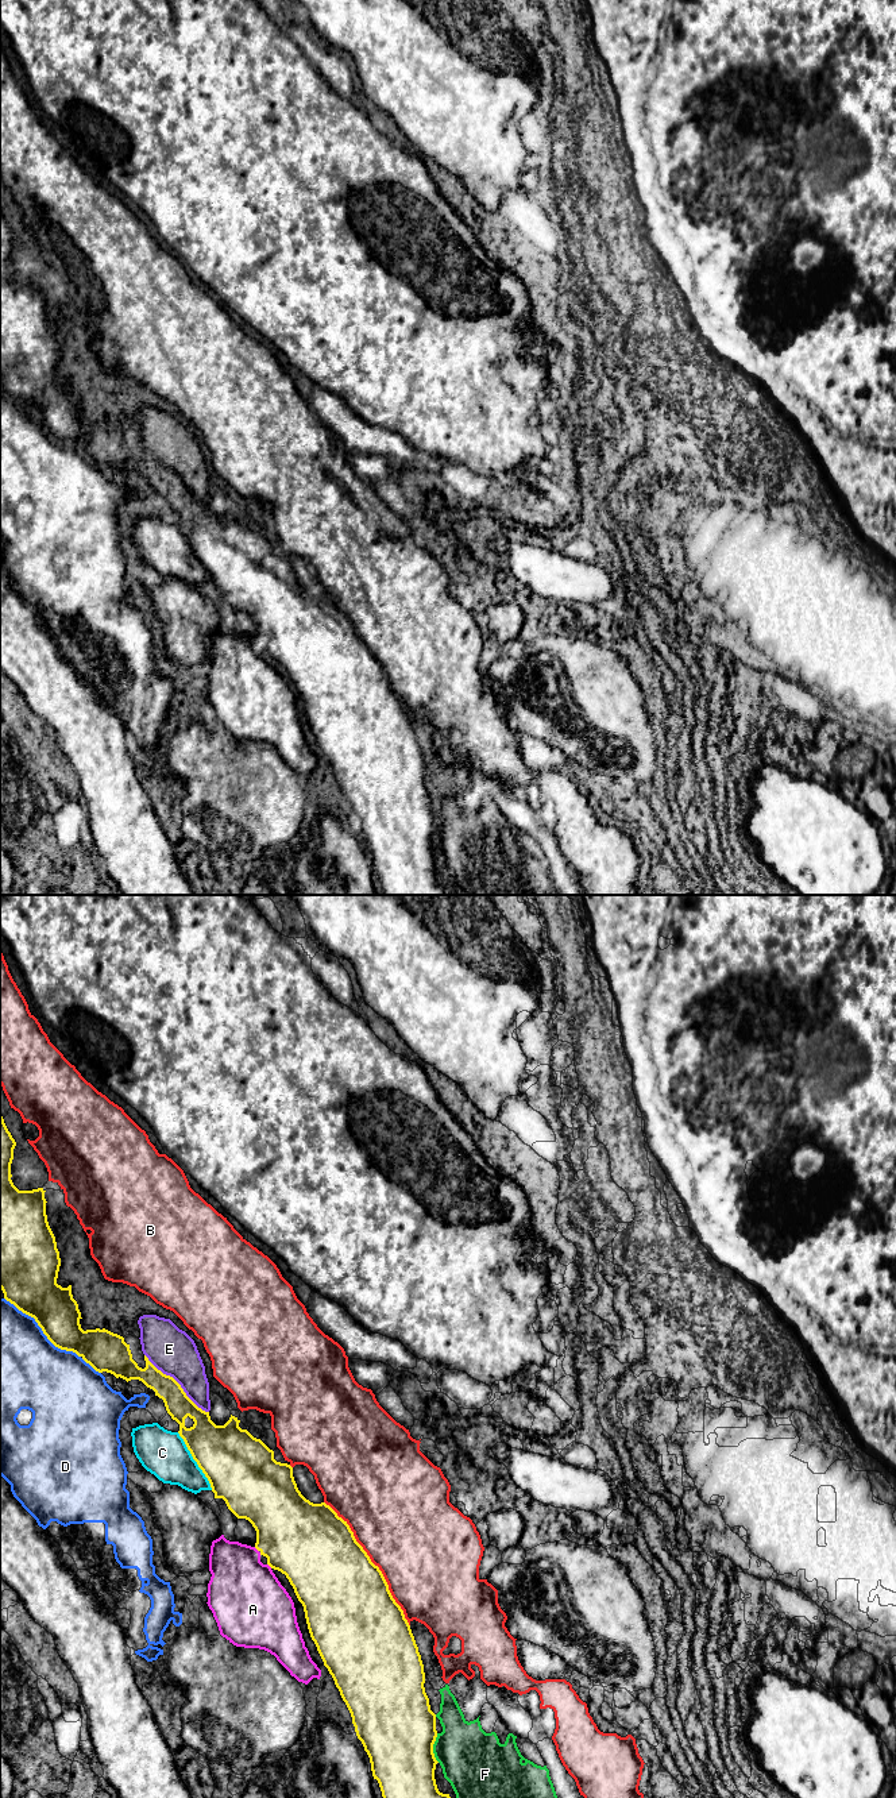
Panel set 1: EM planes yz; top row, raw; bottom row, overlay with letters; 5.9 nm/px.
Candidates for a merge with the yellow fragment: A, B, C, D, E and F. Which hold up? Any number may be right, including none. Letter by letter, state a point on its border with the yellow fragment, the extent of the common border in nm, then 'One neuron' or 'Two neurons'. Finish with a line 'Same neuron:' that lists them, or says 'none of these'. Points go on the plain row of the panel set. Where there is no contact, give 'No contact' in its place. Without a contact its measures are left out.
A: Touches yellow at yz (258, 643). Shared border 60 nm. Two neurons
B: Touches yellow at yz (373, 656). Shared border 900 nm. Two neurons
C: Touches yellow at yz (194, 552). Shared border 400 nm. Two neurons
D: Touches yellow at yz (50, 433). Shared border 750 nm. Two neurons
E: Touches yellow at yz (177, 475). Shared border 500 nm. Two neurons
F: Touches yellow at yz (432, 841). Shared border 180 nm. Two neurons
Same neuron: none of these

